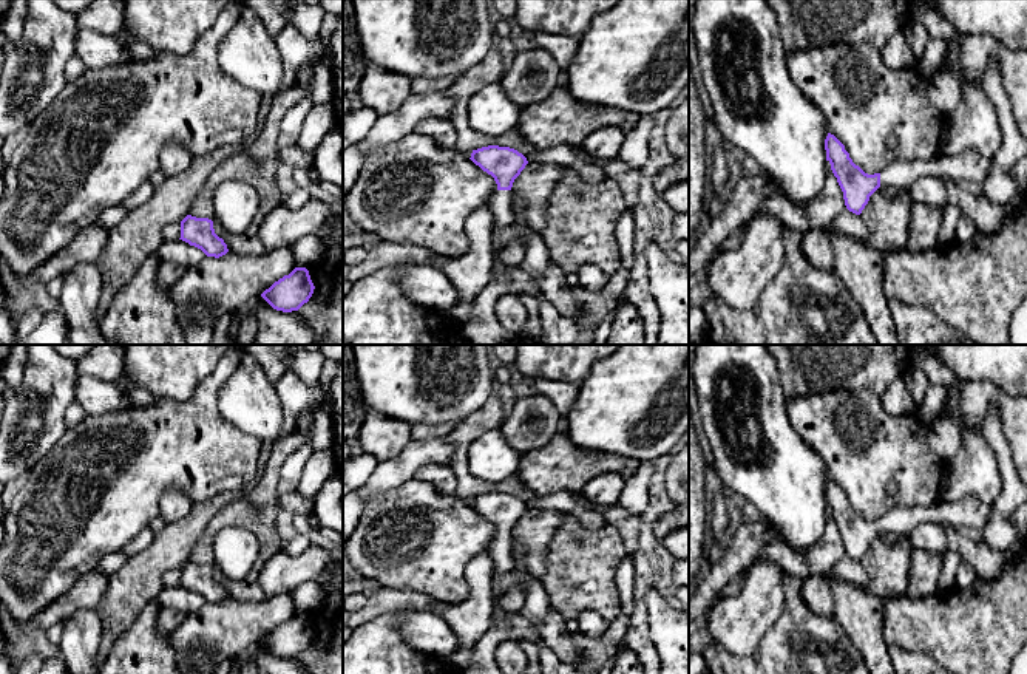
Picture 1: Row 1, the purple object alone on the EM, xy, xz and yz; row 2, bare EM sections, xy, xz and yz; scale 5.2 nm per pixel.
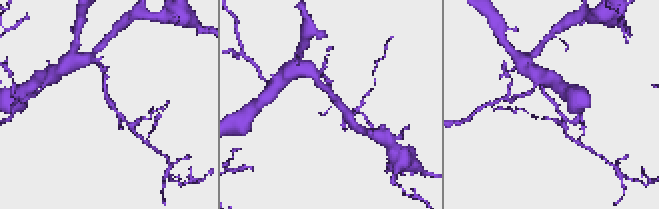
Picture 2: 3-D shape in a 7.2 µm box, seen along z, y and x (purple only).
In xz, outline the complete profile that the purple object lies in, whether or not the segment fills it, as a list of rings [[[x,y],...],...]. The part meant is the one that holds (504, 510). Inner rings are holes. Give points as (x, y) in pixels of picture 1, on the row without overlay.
[[[488,492],[473,496],[469,506],[491,521],[497,530],[491,546],[494,570],[497,574],[513,570],[511,533],[528,510],[527,504],[510,493]]]

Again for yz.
[[[831,479],[825,485],[826,507],[843,538],[845,552],[860,561],[869,543],[880,532],[910,533],[917,524],[934,521],[954,527],[971,527],[978,533],[987,526],[990,506],[970,495],[961,501],[941,501],[936,506],[894,509],[880,519],[868,521],[852,509],[845,492]]]

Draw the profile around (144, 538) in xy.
[[[145,527],[120,552],[133,557],[134,553],[145,550],[153,543],[154,536],[156,532],[150,527]]]

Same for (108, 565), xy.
[[[120,550],[105,555],[99,560],[94,572],[113,575],[128,561],[128,558],[130,557]]]

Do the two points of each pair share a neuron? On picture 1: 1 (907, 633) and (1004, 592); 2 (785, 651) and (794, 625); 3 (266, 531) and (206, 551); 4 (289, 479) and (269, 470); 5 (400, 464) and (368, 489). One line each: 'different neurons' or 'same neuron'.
1: same neuron
2: same neuron
3: same neuron
4: different neurons
5: same neuron

